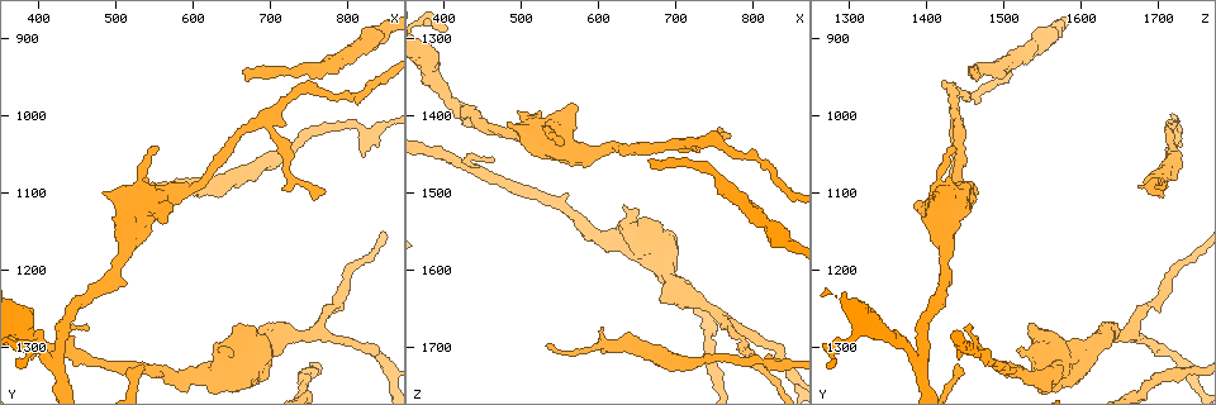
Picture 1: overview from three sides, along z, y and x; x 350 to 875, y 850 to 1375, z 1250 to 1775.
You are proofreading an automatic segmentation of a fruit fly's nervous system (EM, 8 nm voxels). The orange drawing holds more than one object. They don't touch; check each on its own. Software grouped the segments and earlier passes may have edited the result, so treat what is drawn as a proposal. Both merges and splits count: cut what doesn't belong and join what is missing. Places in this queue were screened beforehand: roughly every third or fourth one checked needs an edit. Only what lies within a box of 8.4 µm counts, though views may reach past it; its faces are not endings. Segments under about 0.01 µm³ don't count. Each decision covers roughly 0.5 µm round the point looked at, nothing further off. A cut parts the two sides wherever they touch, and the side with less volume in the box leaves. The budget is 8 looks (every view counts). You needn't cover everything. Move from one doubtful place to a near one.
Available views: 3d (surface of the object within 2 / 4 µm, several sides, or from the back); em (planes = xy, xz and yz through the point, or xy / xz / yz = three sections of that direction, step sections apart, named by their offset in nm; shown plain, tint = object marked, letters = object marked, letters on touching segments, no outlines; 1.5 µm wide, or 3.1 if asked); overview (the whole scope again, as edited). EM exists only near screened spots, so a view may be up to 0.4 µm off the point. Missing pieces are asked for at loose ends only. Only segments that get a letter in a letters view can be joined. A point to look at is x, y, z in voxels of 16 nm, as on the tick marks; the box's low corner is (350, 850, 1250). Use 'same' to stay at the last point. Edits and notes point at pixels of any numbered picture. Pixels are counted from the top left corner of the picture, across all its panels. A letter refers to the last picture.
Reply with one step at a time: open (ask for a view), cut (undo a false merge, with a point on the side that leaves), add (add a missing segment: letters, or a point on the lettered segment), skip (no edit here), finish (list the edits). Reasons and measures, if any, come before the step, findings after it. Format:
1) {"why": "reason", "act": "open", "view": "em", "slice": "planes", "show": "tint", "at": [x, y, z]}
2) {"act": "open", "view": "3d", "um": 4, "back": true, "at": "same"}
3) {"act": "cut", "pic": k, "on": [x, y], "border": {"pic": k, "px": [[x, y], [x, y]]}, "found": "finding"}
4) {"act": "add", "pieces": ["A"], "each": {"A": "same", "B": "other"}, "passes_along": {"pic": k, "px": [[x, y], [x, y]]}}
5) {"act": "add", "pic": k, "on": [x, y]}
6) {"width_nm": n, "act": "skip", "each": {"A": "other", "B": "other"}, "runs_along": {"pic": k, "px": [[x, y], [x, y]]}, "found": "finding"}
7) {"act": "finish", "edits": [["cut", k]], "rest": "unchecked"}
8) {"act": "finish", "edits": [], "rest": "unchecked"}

{"why": "tapers out", "act": "open", "view": "em", "slice": "xz", "step": 4, "show": "tint", "at": [670, 945, 1455]}

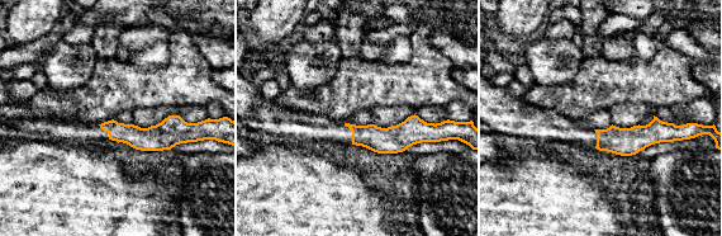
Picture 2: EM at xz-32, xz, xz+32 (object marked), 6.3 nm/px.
{"why": "what lies round it", "act": "open", "view": "em", "slice": "xz", "step": 4, "show": "letters", "at": "same"}

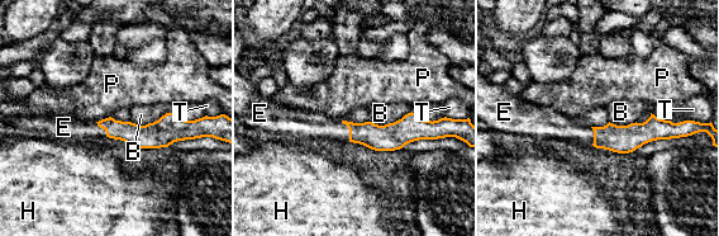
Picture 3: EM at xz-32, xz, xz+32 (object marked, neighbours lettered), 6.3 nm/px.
{"width_nm": 130, "act": "add", "pic": 3, "on": [312, 126], "each": {"B": "other", "E": "same", "H": "other", "P": "other", "T": "other"}, "passes_along": {"pic": 3, "px": [[387, 137], [350, 131], [312, 126]]}, "found": "the cell continues"}

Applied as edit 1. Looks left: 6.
{"why": "an open end", "act": "open", "view": "em", "slice": "planes", "show": "plain", "at": [460, 1275, 1450]}

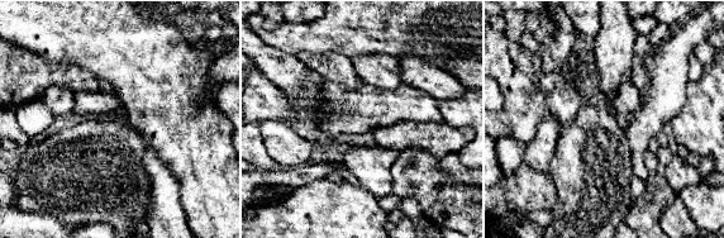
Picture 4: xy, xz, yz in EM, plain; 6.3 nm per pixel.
{"why": "see the neighbours", "act": "open", "view": "em", "slice": "planes", "show": "letters", "at": "same"}

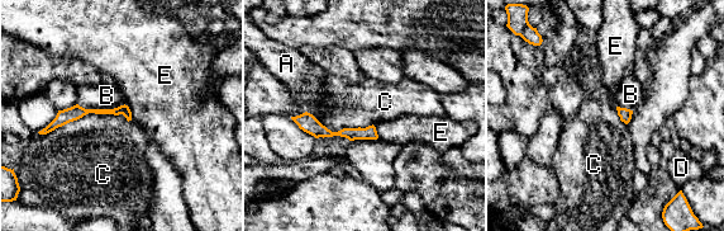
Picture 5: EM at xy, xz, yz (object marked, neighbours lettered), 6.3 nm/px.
{"width_nm": 70, "act": "skip", "each": {"A": "other", "B": "other", "C": "other", "D": "other", "E": "other"}, "runs_along": {"pic": 5, "px": [[128, 114], [75, 112], [51, 127]]}, "found": "no lettered segment goes on from it"}

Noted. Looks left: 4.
{"why": "thin end", "act": "open", "view": "em", "slice": "yz", "step": 4, "show": "letters", "at": [775, 1100, 1425]}

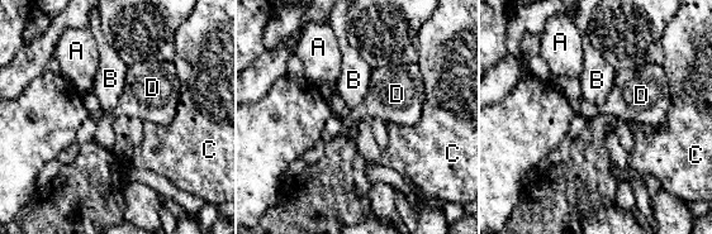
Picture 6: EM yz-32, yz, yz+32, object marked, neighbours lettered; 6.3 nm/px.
{"act": "open", "view": "em", "slice": "planes", "show": "letters", "at": "same"}

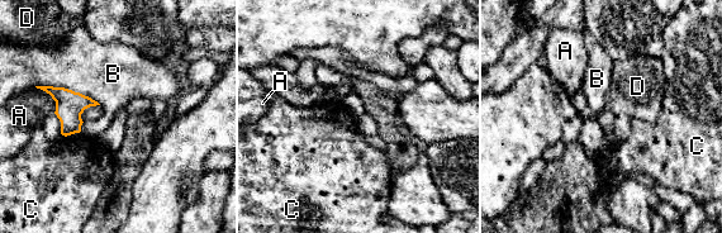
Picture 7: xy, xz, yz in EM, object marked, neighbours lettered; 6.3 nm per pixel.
{"longest_contact_nm": ["B", 440], "act": "skip", "each": {"A": "other", "B": "other", "C": "other", "D": "other"}, "found": "none of them fits"}

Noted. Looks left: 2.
{"act": "finish", "edits": [["add", 3]], "rest": "unchecked"}

